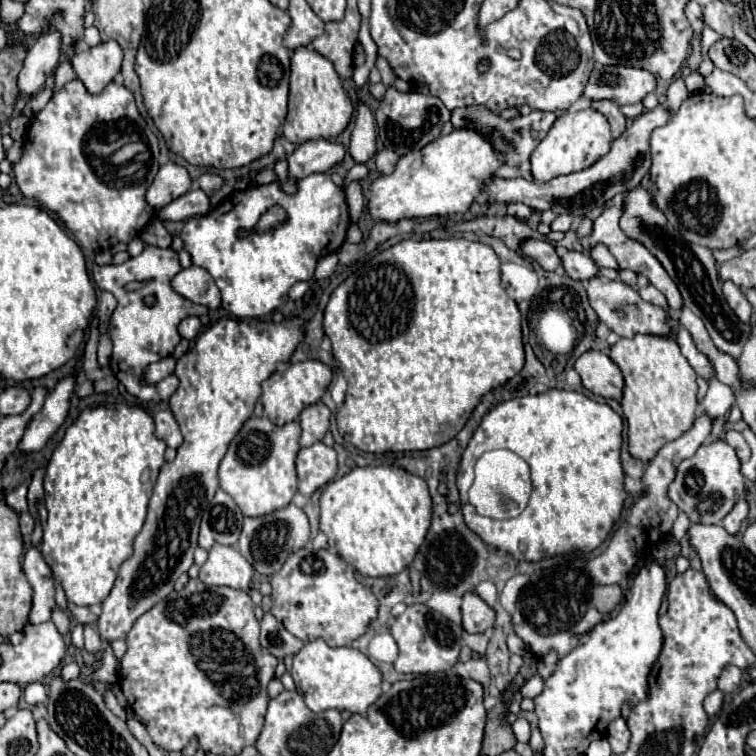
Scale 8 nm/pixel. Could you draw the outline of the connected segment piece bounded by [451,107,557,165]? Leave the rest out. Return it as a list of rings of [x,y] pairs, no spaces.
[[[463,107],[463,109],[455,109],[451,113],[453,127],[457,127],[457,129],[469,127],[469,129],[477,129],[483,135],[487,135],[489,141],[495,145],[495,149],[499,149],[499,151],[503,151],[507,155],[507,165],[517,165],[517,163],[529,161],[531,151],[549,133],[555,119],[557,119],[557,113],[547,113],[547,111],[531,111],[527,117],[501,119],[497,113],[493,113],[493,111],[485,109],[485,107]]]

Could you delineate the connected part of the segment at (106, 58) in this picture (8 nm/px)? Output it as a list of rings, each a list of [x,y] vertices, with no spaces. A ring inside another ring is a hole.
[[[117,41],[99,43],[73,55],[71,63],[89,93],[101,93],[119,73],[123,49]]]

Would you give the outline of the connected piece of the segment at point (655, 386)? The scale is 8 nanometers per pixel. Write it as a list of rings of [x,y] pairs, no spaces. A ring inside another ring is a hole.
[[[637,333],[629,339],[619,339],[611,347],[611,359],[625,377],[621,407],[629,423],[629,453],[647,463],[667,441],[681,437],[693,425],[697,409],[697,375],[673,337]]]

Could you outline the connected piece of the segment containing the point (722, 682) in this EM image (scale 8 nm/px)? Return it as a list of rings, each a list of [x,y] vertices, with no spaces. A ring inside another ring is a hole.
[[[733,665],[725,667],[719,677],[719,689],[723,693],[733,693],[739,689],[739,685],[741,685],[741,669],[737,669]]]

